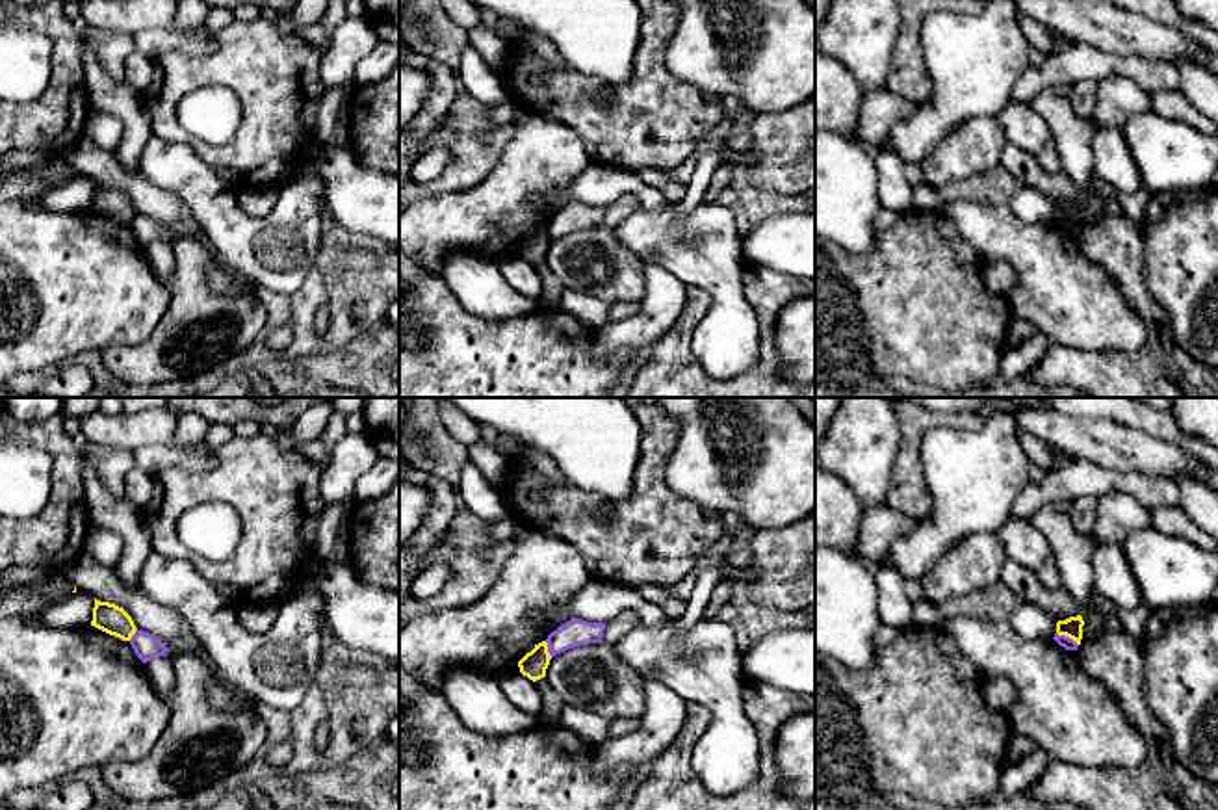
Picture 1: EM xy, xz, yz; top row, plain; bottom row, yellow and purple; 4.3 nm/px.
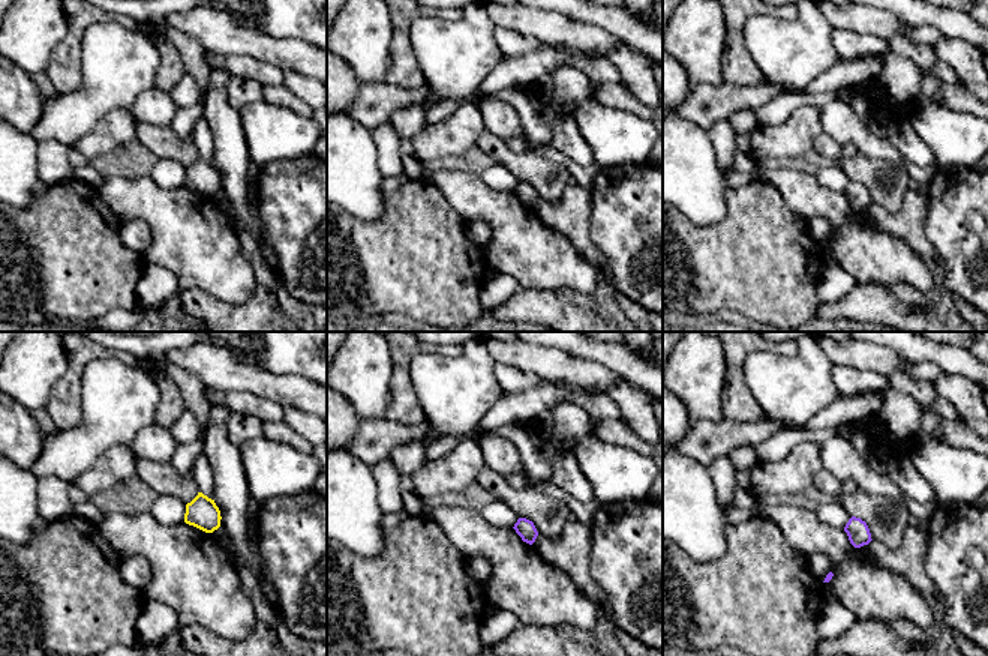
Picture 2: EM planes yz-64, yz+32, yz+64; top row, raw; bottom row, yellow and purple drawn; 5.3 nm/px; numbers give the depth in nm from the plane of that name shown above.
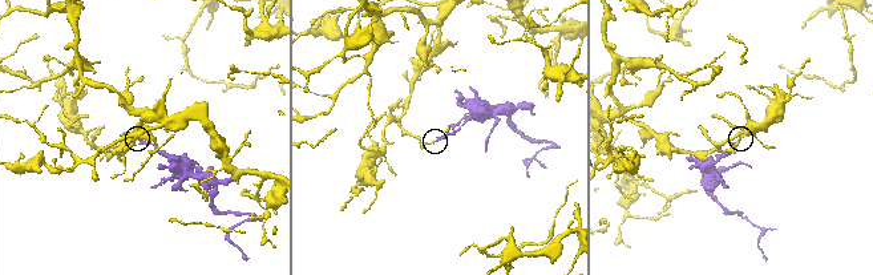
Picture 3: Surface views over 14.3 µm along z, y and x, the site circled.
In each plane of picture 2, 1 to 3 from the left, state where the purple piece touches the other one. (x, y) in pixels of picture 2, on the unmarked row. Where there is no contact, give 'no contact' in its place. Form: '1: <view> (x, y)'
1: no contact
2: no contact
3: no contact

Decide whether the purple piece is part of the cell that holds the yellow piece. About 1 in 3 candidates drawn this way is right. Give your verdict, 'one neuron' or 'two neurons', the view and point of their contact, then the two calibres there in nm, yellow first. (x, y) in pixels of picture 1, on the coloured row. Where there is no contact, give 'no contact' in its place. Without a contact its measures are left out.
two neurons | yz (1068, 636) | 90/50 nm

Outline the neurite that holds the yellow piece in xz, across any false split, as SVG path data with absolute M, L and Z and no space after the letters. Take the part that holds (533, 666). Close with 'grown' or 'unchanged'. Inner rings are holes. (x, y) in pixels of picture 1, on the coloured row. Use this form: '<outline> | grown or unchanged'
M542 641L535 645L531 652L527 652L520 661L520 673L527 676L529 680L537 682L546 676L546 669L550 665L550 652L548 652L548 643Z | unchanged

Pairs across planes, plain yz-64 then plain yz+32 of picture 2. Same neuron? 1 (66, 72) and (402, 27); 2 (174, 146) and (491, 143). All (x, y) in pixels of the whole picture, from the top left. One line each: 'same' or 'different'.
1: same
2: same

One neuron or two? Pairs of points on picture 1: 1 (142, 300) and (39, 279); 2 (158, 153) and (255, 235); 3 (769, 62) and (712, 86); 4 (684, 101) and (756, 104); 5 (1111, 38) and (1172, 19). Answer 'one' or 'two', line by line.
1: one
2: one
3: one
4: two
5: two

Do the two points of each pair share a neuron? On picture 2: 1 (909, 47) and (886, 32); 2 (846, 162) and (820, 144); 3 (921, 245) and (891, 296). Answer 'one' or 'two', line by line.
1: two
2: one
3: one

